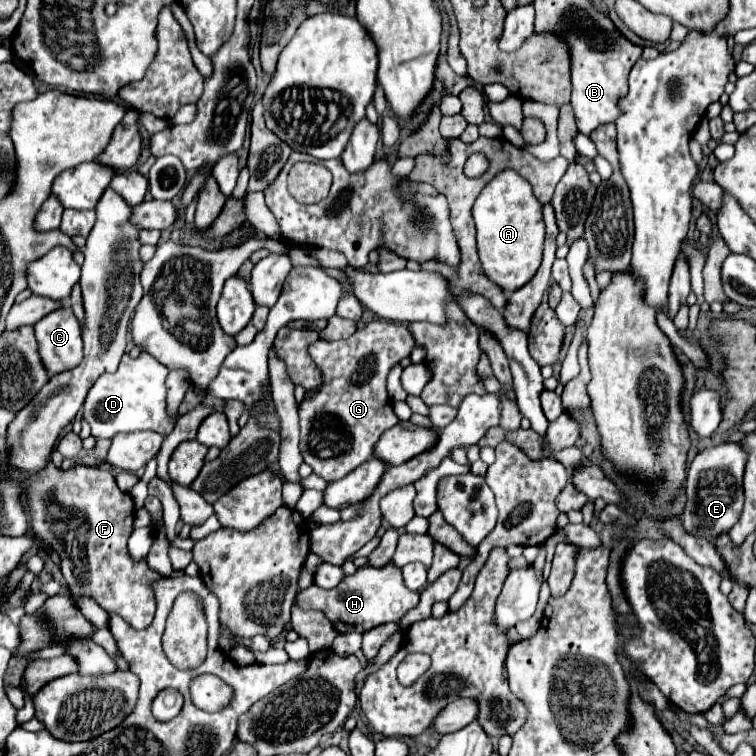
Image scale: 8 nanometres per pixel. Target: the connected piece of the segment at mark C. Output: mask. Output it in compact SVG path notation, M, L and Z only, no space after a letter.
M70 306L50 312L34 324L38 352L50 376L78 366L82 360L82 338L76 316Z

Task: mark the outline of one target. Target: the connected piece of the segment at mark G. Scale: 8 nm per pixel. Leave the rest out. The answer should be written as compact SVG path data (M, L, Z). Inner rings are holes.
M374 320L366 324L362 330L356 330L348 340L340 342L318 340L308 348L314 362L320 366L324 374L320 392L306 394L304 402L300 404L300 452L304 456L304 462L312 466L314 474L324 478L326 482L332 482L344 478L348 472L352 472L368 458L372 458L374 444L382 436L382 432L400 422L392 410L392 400L386 392L386 378L402 358L410 356L414 346L416 346L414 338L410 336L404 324Z

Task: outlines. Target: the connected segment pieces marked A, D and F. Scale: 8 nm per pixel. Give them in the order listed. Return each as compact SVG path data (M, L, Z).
M502 170L502 172L498 172L486 186L484 186L484 190L480 192L480 196L476 198L476 202L474 202L474 206L472 206L472 218L474 218L474 224L476 224L476 240L478 240L478 256L480 256L480 262L482 262L482 268L484 268L484 274L494 282L494 284L498 284L498 286L502 286L504 288L504 292L508 292L508 294L512 294L514 290L518 290L520 286L524 286L534 274L536 274L536 270L538 270L538 266L540 266L540 260L542 260L542 246L544 246L544 220L542 220L542 204L534 198L534 194L532 194L532 186L520 176L520 174L516 174L514 170Z
M144 352L138 358L130 358L128 354L124 354L118 370L114 374L100 376L84 400L82 418L90 424L92 436L112 438L118 432L136 430L152 430L168 436L174 428L174 422L166 414L166 376L168 368L164 368L152 354Z
M48 462L48 470L44 470L40 478L32 478L26 496L32 532L60 554L60 570L72 598L90 596L106 612L118 612L132 628L148 628L156 612L150 580L162 576L152 574L146 560L136 562L128 554L126 544L132 534L134 502L130 494L118 488L114 474L88 466L62 470Z

